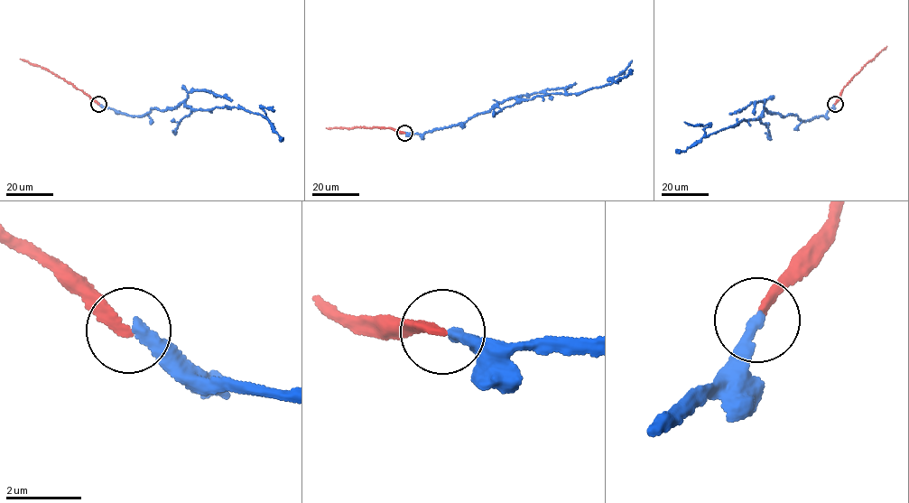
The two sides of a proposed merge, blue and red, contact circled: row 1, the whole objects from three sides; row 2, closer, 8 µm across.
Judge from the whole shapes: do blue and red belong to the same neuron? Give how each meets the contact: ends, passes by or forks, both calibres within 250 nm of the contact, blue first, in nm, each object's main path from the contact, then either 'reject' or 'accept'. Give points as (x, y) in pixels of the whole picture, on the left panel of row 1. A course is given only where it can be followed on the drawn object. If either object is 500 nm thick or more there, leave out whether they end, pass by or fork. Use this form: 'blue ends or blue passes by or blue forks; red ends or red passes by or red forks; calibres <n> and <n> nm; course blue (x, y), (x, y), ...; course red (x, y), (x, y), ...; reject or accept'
blue ends; red ends; calibres 320 and 280 nm; course blue (99, 104), (139, 116), (181, 103), (209, 110), (242, 107), (267, 118), (262, 108), (274, 110); course red (98, 104), (47, 69), (20, 59); reject

